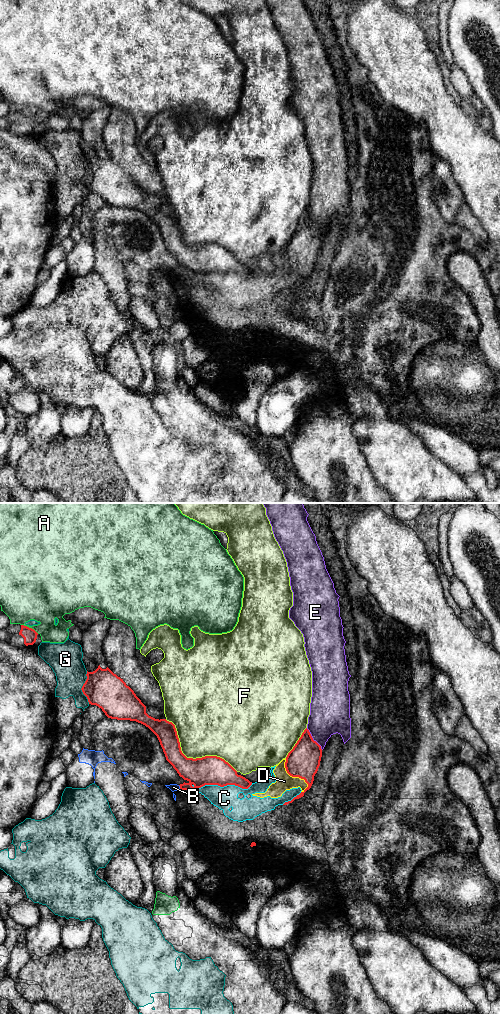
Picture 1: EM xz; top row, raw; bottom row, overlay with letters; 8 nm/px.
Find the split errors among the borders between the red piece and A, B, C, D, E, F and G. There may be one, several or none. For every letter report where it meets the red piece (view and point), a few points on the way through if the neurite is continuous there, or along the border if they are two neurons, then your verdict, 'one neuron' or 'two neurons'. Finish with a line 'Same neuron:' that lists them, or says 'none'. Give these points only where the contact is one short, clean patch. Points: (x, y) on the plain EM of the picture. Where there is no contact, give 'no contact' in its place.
A: contact xz (30, 116); two neurons
B: contact xz (180, 275); two neurons
C: contact xz (221, 274); two neurons
D: contact xz (295, 264); two neurons
E: contact xz (312, 227); two neurons
F: contact xz (192, 246); two neurons
G: contact xz (82, 175); two neurons
Same neuron: none

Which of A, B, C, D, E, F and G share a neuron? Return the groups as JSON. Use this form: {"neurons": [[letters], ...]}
{"neurons": [["A"], ["B"], ["C", "D"], ["E"], ["F"], ["G"]]}

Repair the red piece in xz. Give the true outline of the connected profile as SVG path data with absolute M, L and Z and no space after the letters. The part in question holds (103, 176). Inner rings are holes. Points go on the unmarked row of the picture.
M100 153L93 160L87 159L87 167L81 178L87 185L89 192L102 197L105 203L111 207L136 209L148 215L158 226L165 242L166 248L173 254L180 265L187 271L180 272L181 278L192 278L205 273L218 273L224 275L235 273L242 277L248 277L252 270L238 263L237 259L224 247L217 244L205 244L202 246L187 246L181 239L179 226L175 213L166 207L155 207L146 201L146 194L136 184L134 179L126 171L114 162L108 155L102 157Z

